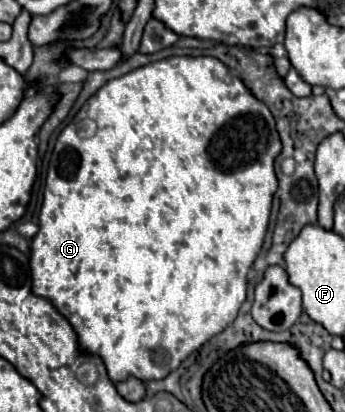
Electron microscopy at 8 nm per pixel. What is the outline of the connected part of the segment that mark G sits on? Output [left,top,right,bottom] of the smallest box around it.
[31,57,281,383]

